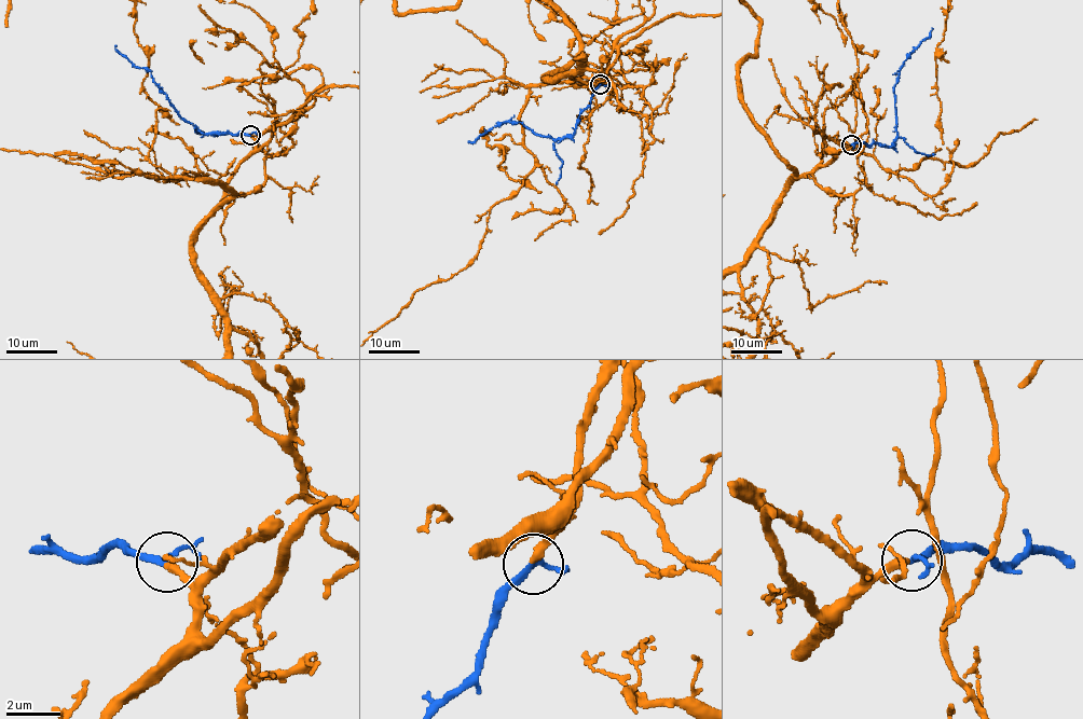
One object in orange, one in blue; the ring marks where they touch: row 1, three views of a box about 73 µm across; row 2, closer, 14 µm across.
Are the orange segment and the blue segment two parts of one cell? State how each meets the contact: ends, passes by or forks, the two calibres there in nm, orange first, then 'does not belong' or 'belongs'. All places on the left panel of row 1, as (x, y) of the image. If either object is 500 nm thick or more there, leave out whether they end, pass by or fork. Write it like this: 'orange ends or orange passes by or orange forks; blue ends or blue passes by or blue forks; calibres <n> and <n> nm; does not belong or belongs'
orange ends; blue passes by; calibres 300 and 190 nm; belongs

